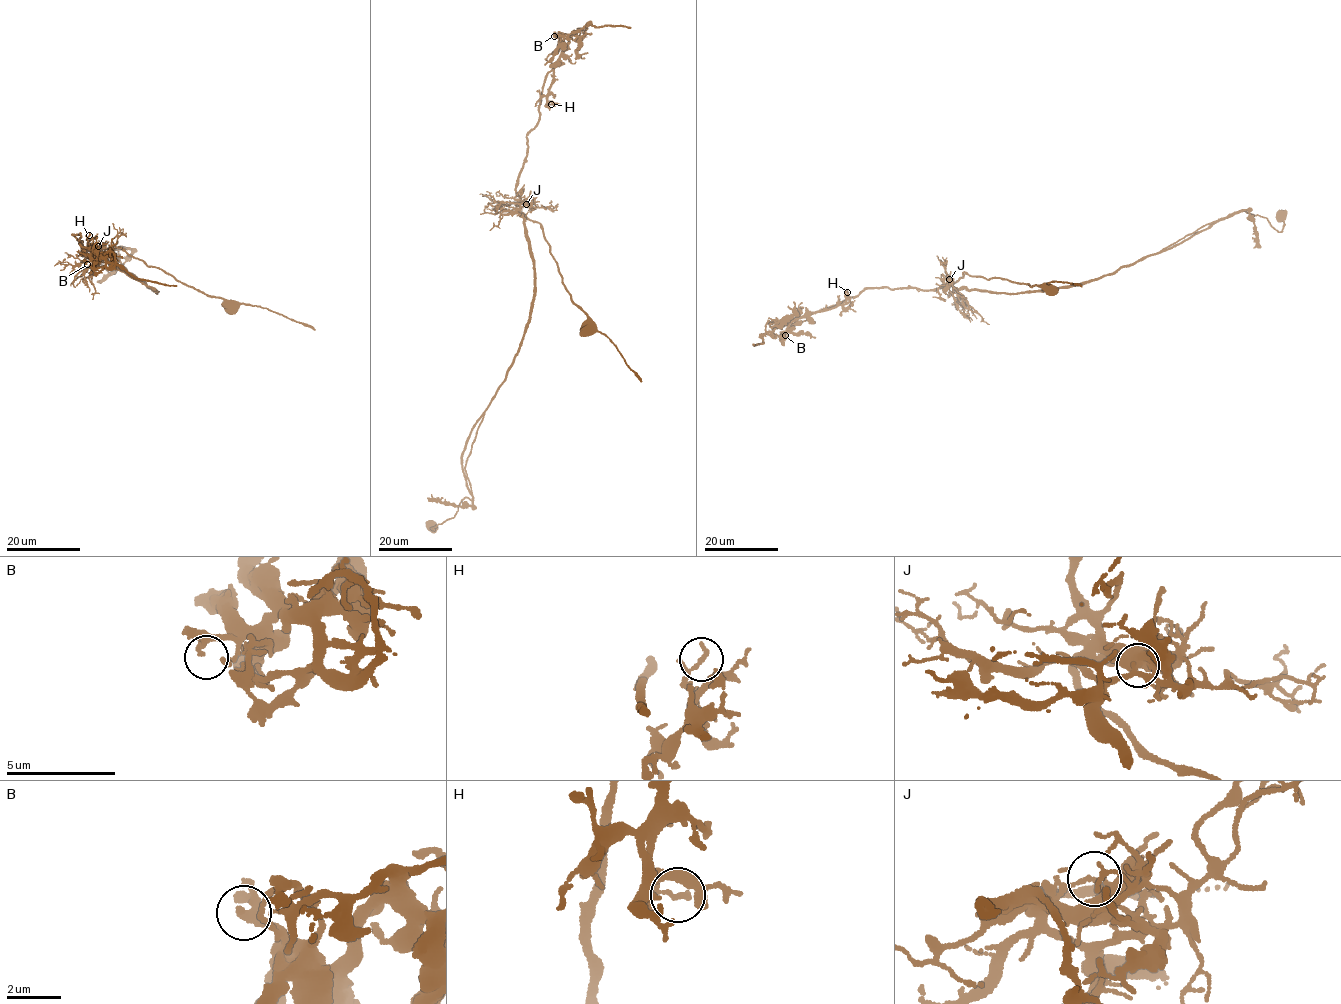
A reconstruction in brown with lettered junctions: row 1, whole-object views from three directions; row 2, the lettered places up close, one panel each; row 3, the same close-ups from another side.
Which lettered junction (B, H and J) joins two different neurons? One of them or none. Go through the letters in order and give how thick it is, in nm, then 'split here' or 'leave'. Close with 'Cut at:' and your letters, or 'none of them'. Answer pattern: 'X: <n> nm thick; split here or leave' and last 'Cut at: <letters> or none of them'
B: 200 nm thick; leave
H: 170 nm thick; leave
J: 170 nm thick; split here
Cut at: J

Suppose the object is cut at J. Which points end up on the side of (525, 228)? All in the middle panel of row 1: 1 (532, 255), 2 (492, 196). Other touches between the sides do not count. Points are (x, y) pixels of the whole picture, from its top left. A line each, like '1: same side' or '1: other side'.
1: same side
2: same side

